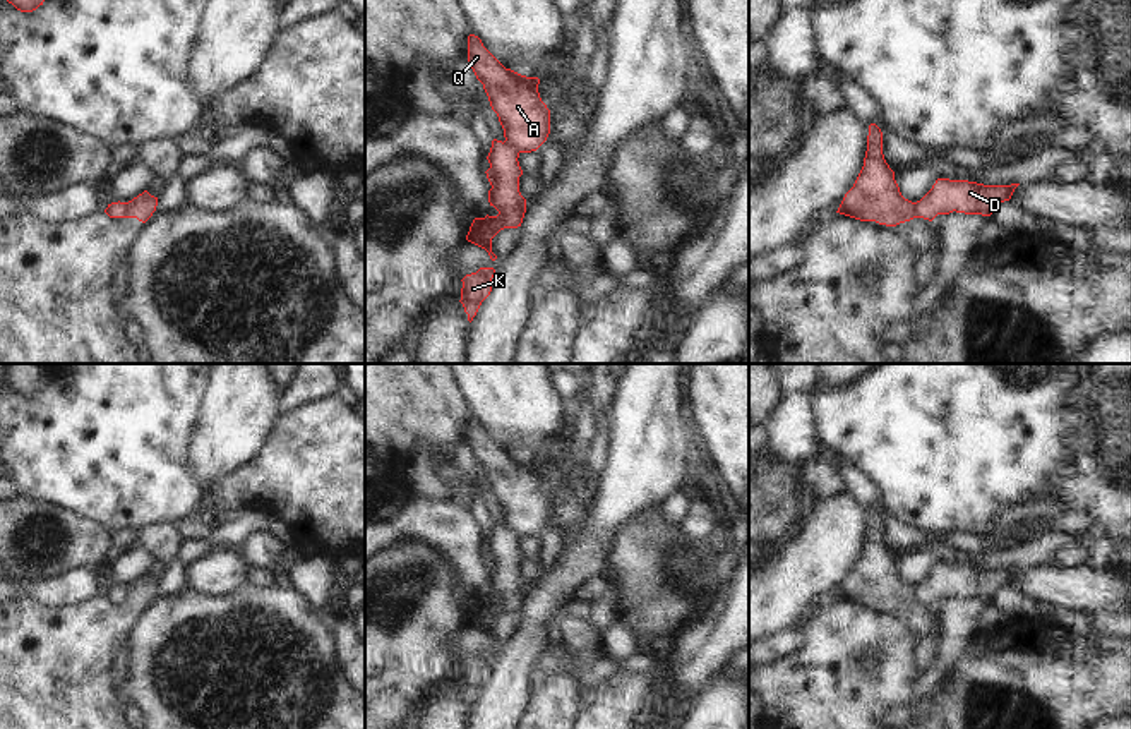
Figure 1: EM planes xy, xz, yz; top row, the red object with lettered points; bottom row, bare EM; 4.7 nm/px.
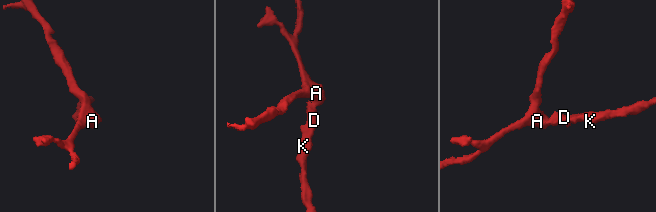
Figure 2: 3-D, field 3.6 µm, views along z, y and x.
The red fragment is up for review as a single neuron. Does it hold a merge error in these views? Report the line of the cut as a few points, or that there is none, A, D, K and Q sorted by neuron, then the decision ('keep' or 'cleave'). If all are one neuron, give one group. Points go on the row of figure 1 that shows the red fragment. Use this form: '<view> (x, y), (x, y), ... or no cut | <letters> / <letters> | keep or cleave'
xy (129, 203), (124, 216) | A Q / D K | cleave

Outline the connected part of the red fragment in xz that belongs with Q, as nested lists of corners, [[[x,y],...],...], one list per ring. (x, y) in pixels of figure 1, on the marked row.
[[[475,34],[468,36],[468,62],[499,117],[506,142],[519,153],[536,151],[550,134],[550,110],[540,98],[540,79],[506,69]]]

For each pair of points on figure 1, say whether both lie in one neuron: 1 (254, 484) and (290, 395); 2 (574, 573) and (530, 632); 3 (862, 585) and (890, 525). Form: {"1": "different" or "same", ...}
{"1": "different", "2": "same", "3": "different"}

